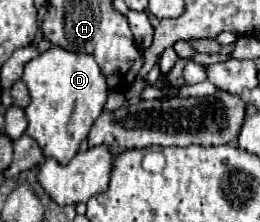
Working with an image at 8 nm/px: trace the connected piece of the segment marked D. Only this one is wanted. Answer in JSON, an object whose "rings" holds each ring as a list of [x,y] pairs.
{"rings":[[[51,46],[47,52],[27,62],[23,82],[31,94],[31,104],[25,108],[29,122],[27,134],[37,140],[45,156],[55,158],[61,164],[69,162],[77,154],[81,140],[87,138],[91,124],[101,114],[109,96],[107,78],[95,56],[75,54],[61,46]]]}

